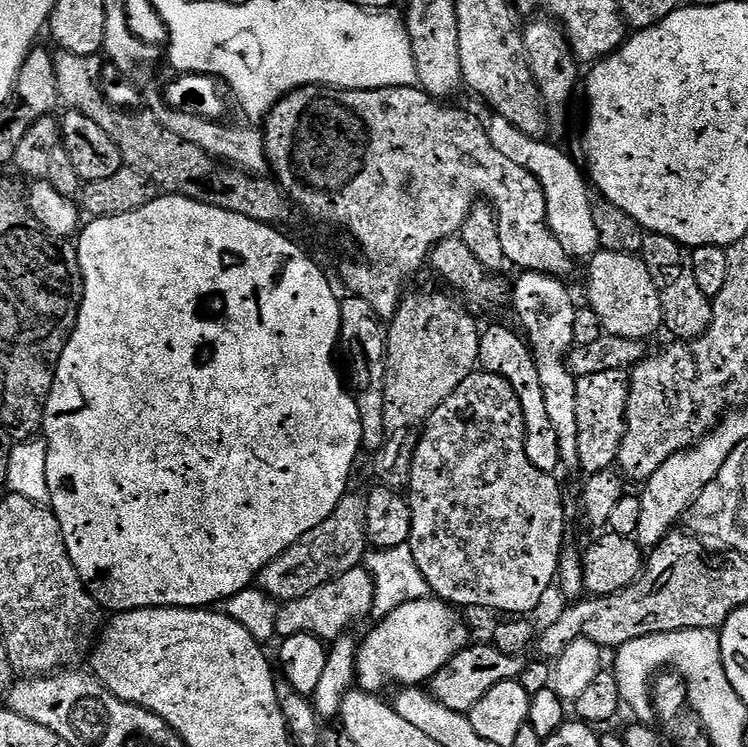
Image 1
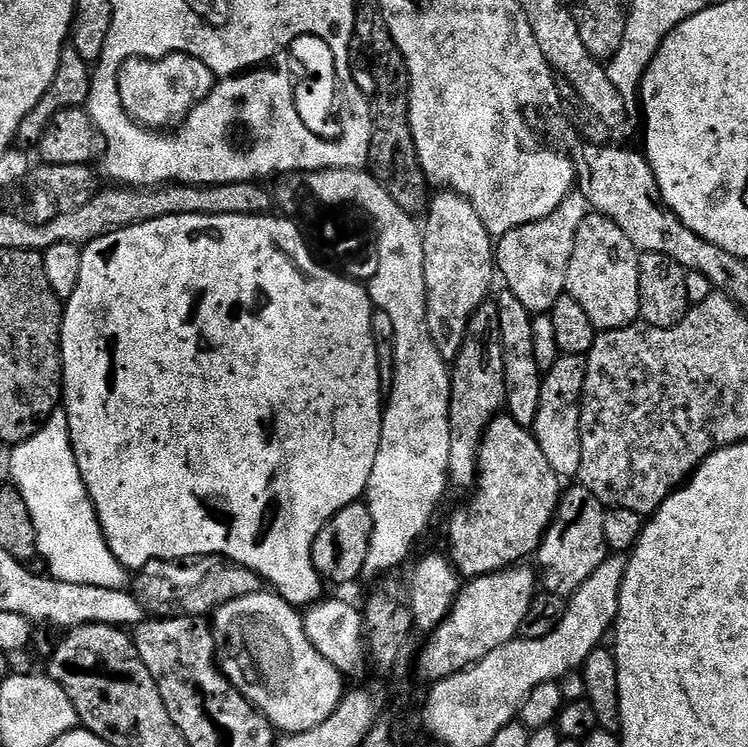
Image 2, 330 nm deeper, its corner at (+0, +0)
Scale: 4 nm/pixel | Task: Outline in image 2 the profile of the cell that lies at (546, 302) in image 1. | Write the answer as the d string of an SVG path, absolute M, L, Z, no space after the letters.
M574 190L564 199L562 206L558 206L558 210L554 210L554 214L550 214L533 224L518 226L506 235L499 237L494 248L495 267L498 269L499 275L500 272L504 275L504 280L508 283L505 284L507 291L512 292L514 298L518 298L518 302L522 302L522 306L526 306L528 312L533 314L551 313L554 302L558 302L558 298L565 295L566 270L570 266L570 254L574 254L576 231L589 215L589 204L584 194L579 190Z

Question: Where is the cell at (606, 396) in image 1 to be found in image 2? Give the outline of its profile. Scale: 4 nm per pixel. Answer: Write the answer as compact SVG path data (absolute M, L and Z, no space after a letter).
M561 355L552 369L543 373L540 382L540 401L534 425L534 435L546 462L561 478L579 477L582 466L582 438L580 437L580 406L584 398L584 379L587 359L582 356Z

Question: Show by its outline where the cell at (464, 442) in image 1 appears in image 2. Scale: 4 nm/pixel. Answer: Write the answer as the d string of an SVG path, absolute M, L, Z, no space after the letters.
M507 414L494 417L490 426L486 426L484 437L476 459L476 482L471 489L472 497L465 508L460 508L448 520L448 549L446 555L452 561L452 567L461 577L488 576L491 572L502 572L506 568L519 565L535 554L540 542L560 505L562 480L546 462L542 446L538 446L535 435L523 428Z

